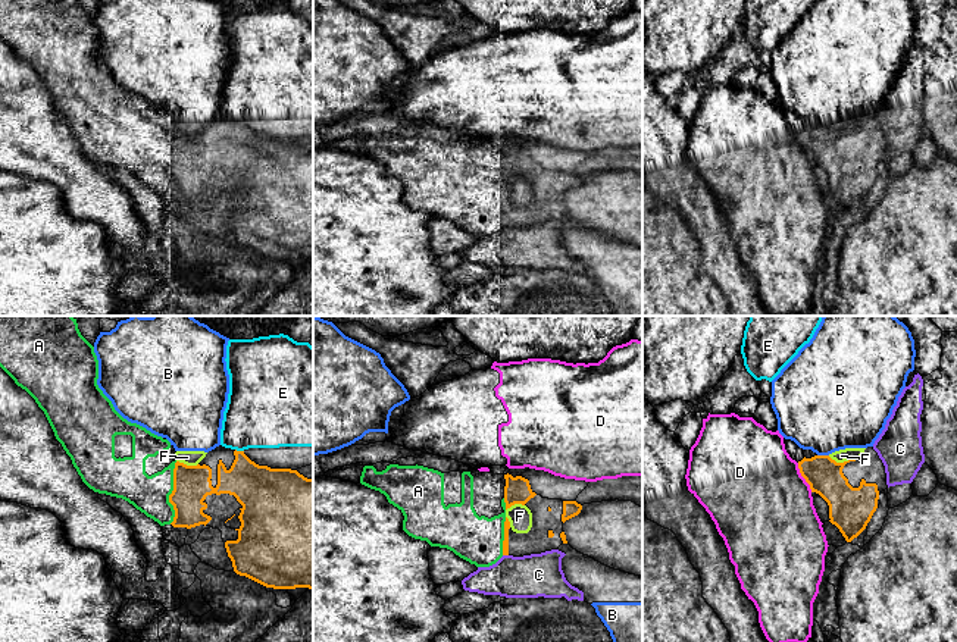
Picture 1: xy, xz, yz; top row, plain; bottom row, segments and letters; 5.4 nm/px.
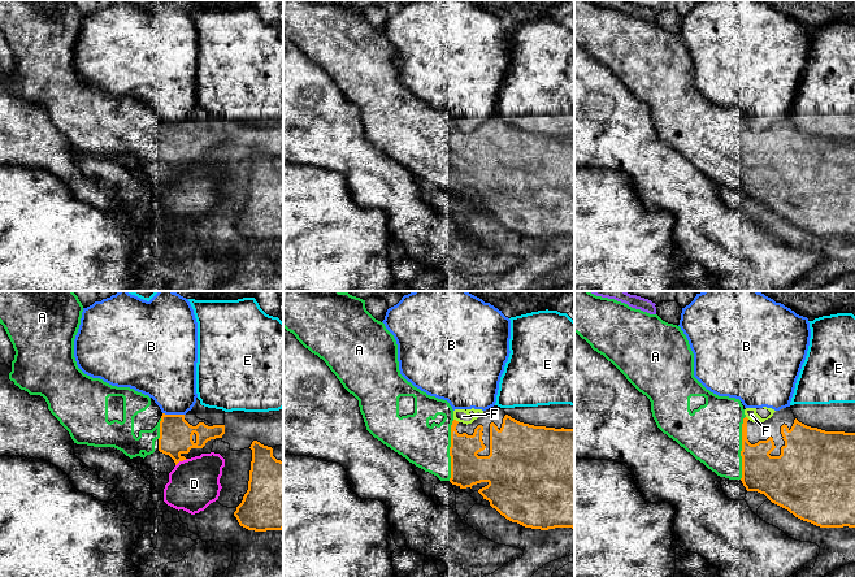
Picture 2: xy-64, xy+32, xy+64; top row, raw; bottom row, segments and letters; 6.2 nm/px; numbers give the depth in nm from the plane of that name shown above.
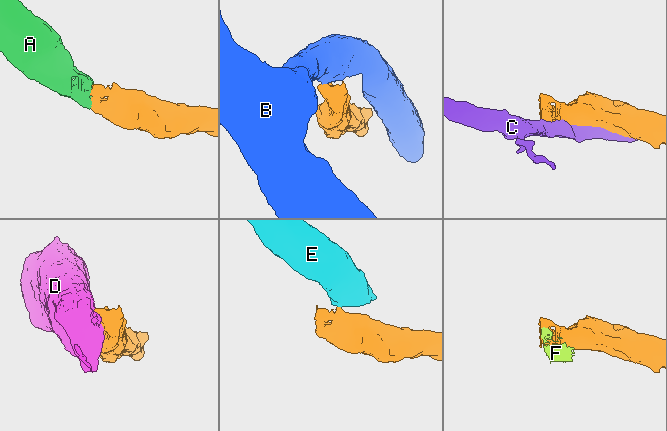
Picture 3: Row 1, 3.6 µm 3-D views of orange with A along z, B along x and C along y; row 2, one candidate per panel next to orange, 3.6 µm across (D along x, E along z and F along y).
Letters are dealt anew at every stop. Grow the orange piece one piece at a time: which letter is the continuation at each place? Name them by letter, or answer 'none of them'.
A

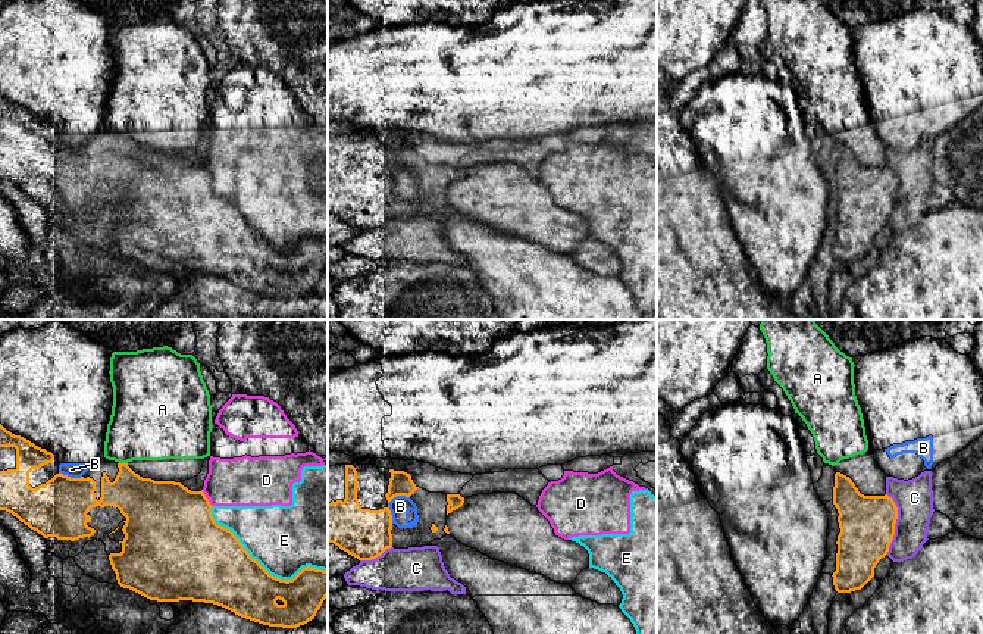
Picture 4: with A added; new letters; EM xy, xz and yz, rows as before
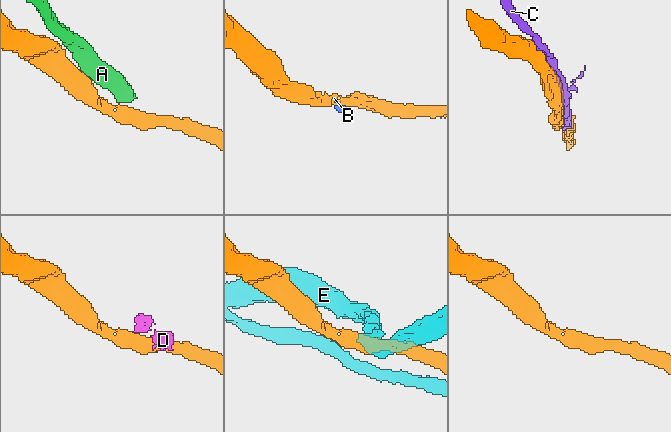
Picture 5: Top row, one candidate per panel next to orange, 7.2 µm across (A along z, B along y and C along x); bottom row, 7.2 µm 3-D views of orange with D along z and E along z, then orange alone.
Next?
none of them

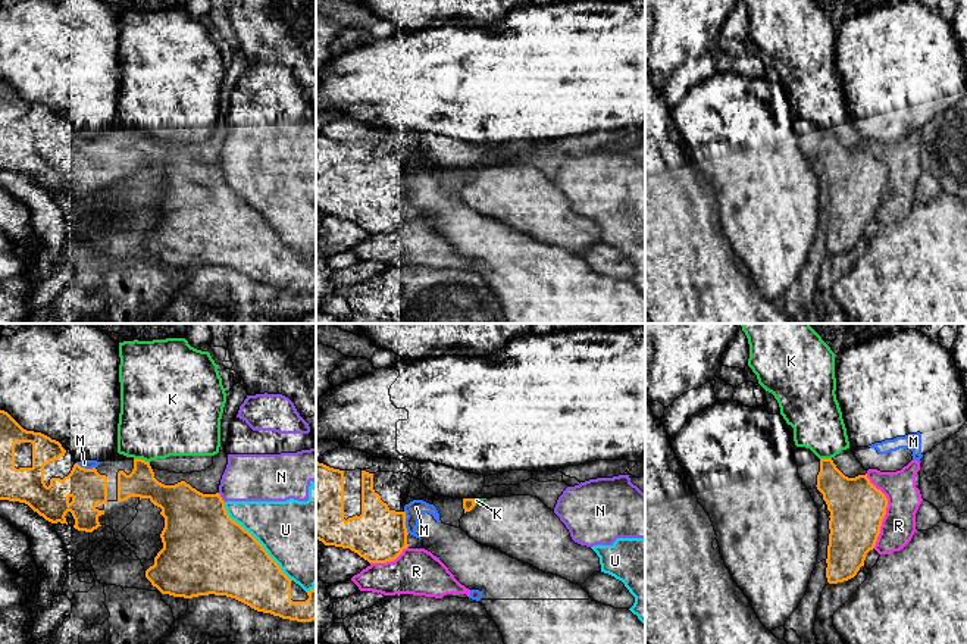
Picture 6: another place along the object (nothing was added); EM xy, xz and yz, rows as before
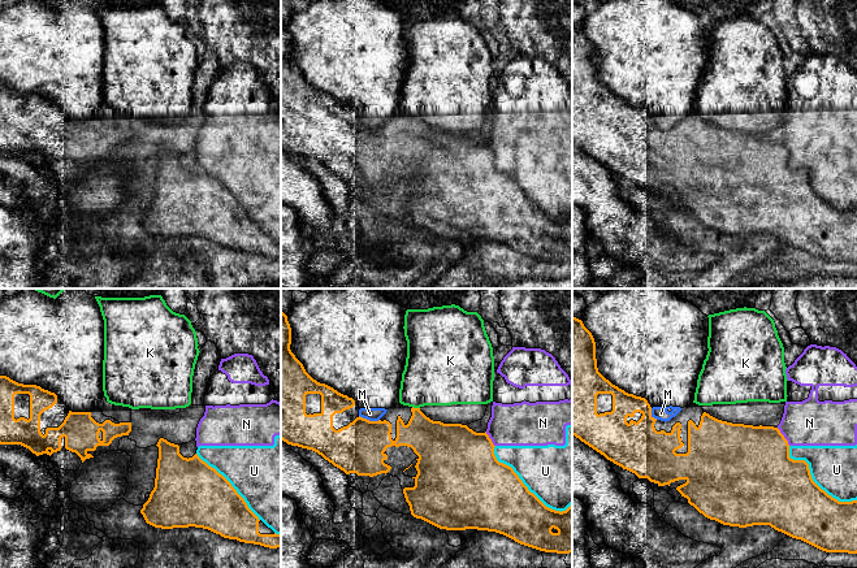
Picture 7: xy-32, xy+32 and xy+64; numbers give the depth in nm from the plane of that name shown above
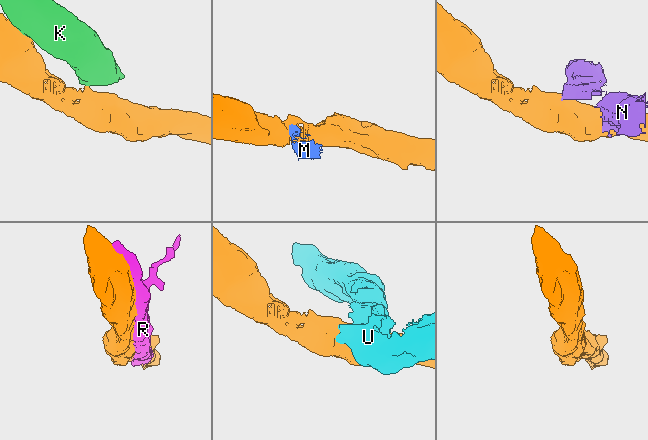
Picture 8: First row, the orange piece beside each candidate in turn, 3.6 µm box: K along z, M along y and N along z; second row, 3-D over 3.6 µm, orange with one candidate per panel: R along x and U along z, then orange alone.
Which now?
none of them

